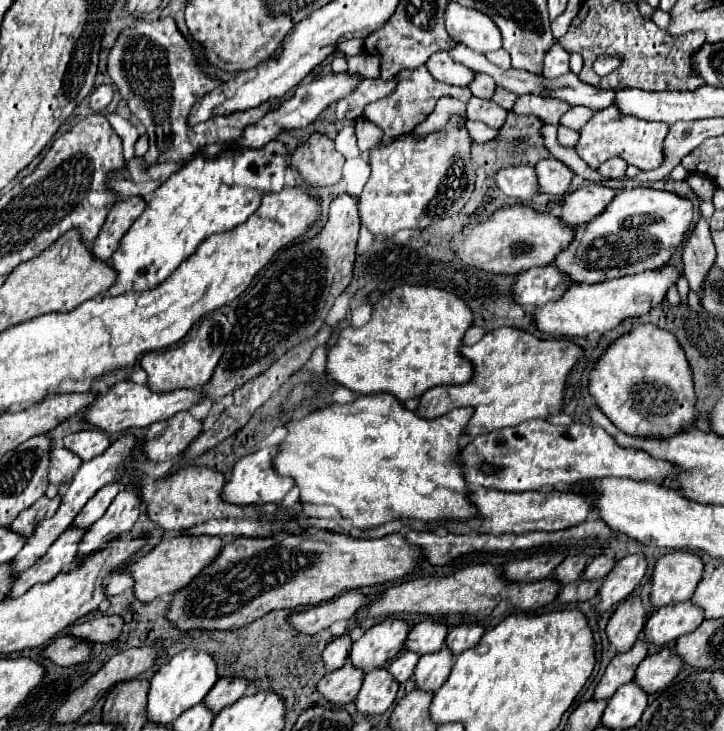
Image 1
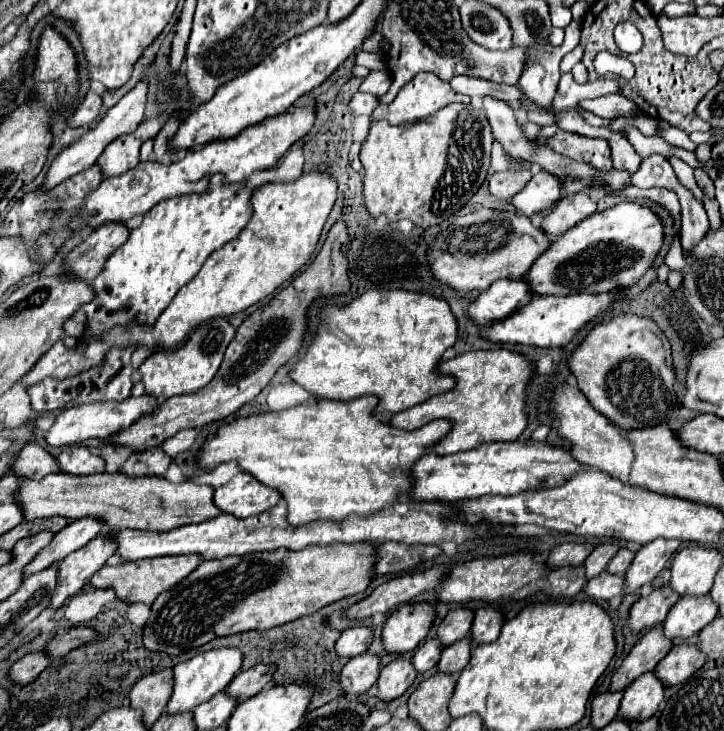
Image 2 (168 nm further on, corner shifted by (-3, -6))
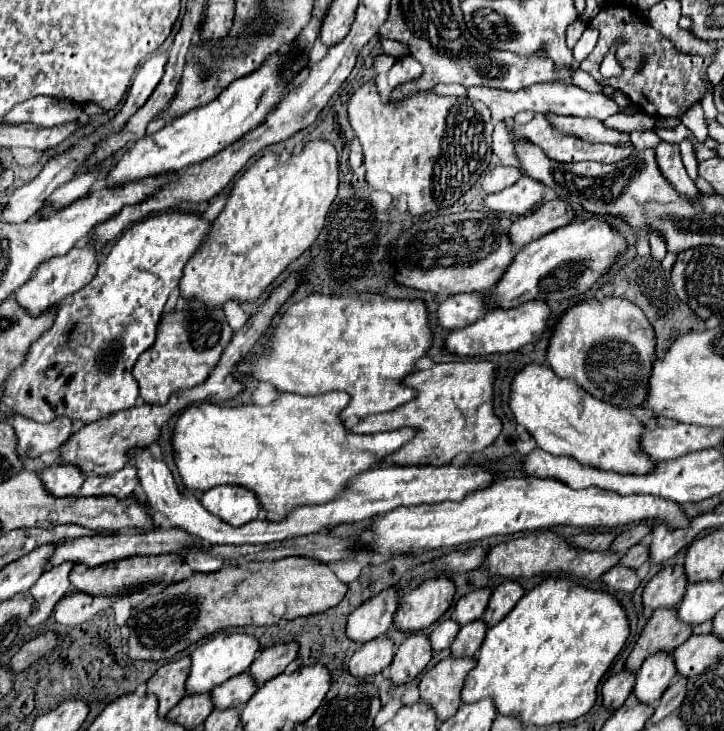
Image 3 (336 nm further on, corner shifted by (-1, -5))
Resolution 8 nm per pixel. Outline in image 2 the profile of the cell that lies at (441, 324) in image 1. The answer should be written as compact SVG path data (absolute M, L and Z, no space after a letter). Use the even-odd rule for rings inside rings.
M369 290L351 300L347 306L325 304L317 318L317 334L313 336L303 358L299 358L299 362L289 370L289 378L313 396L347 402L373 394L379 398L375 416L387 418L395 412L417 406L431 396L451 390L453 378L435 374L441 354L457 340L457 322L445 300L407 290Z

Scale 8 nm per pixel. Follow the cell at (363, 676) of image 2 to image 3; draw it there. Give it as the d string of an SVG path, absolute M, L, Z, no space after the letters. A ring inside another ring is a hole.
M385 637L363 643L349 661L349 673L353 677L365 679L381 673L393 661L393 643Z

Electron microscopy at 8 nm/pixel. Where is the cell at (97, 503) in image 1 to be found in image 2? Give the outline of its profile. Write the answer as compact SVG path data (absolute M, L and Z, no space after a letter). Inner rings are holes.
M81 518L77 522L71 522L69 526L65 526L61 532L57 532L53 536L49 546L45 546L37 554L37 558L33 558L33 562L29 562L29 566L25 566L25 578L51 568L55 562L61 562L61 558L65 558L73 550L85 546L89 540L93 540L101 532L101 528L103 528L103 524L95 518Z

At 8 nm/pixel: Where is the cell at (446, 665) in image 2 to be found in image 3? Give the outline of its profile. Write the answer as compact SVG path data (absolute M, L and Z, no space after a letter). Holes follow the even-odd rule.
M481 621L465 625L451 645L451 657L473 657L485 639L485 631L487 627Z

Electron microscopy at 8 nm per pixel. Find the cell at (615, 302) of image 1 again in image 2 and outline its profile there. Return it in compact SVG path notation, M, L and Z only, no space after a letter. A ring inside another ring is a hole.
M573 294L573 296L533 296L529 306L523 310L513 312L511 316L497 320L491 324L483 338L495 344L523 344L523 346L539 346L539 348L553 348L565 346L587 322L597 316L609 314L609 304L615 300L615 294Z

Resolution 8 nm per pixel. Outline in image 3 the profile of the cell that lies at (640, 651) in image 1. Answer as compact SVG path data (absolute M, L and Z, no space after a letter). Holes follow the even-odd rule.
M657 609L647 621L641 637L625 661L625 671L637 673L641 663L659 651L671 653L691 635L691 625L679 623L675 609Z

